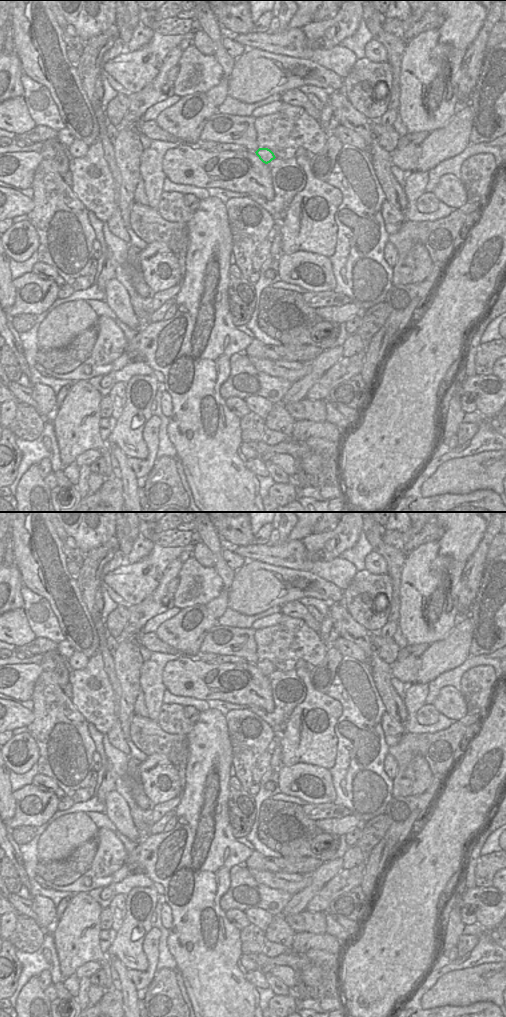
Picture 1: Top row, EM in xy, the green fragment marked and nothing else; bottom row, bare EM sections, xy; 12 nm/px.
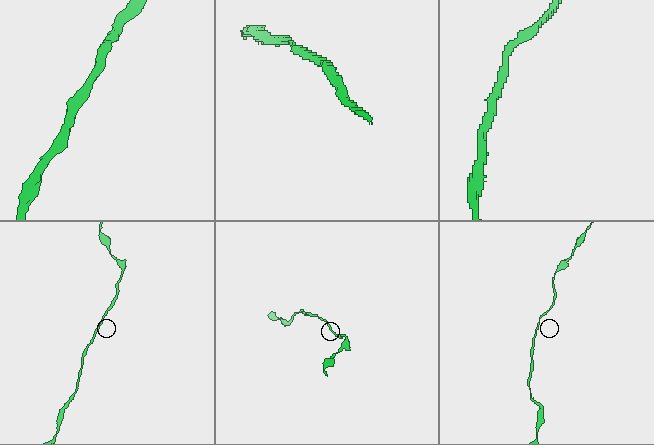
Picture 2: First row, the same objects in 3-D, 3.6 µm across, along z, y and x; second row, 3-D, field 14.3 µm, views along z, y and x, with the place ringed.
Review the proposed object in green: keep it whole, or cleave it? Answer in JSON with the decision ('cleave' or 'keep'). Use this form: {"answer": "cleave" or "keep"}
{"answer": "keep"}

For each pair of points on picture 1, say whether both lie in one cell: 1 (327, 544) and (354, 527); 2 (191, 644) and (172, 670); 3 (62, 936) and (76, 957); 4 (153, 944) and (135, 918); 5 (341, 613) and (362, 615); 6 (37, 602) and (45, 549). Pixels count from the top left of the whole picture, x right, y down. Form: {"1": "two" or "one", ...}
{"1": "one", "2": "two", "3": "one", "4": "two", "5": "two", "6": "two"}

